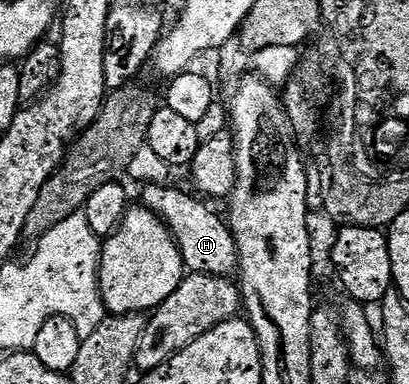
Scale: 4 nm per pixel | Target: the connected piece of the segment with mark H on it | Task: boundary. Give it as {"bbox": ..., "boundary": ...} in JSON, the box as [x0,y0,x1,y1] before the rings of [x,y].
{"bbox":[140,184,239,278],"boundary":[[[173,184],[145,186],[140,201],[148,210],[155,212],[164,220],[166,228],[177,242],[188,273],[214,274],[220,278],[232,275],[239,266],[237,242],[233,239],[233,233],[229,231],[226,219],[222,215],[220,218],[207,203],[192,198],[197,196],[186,190],[176,190]]]}

